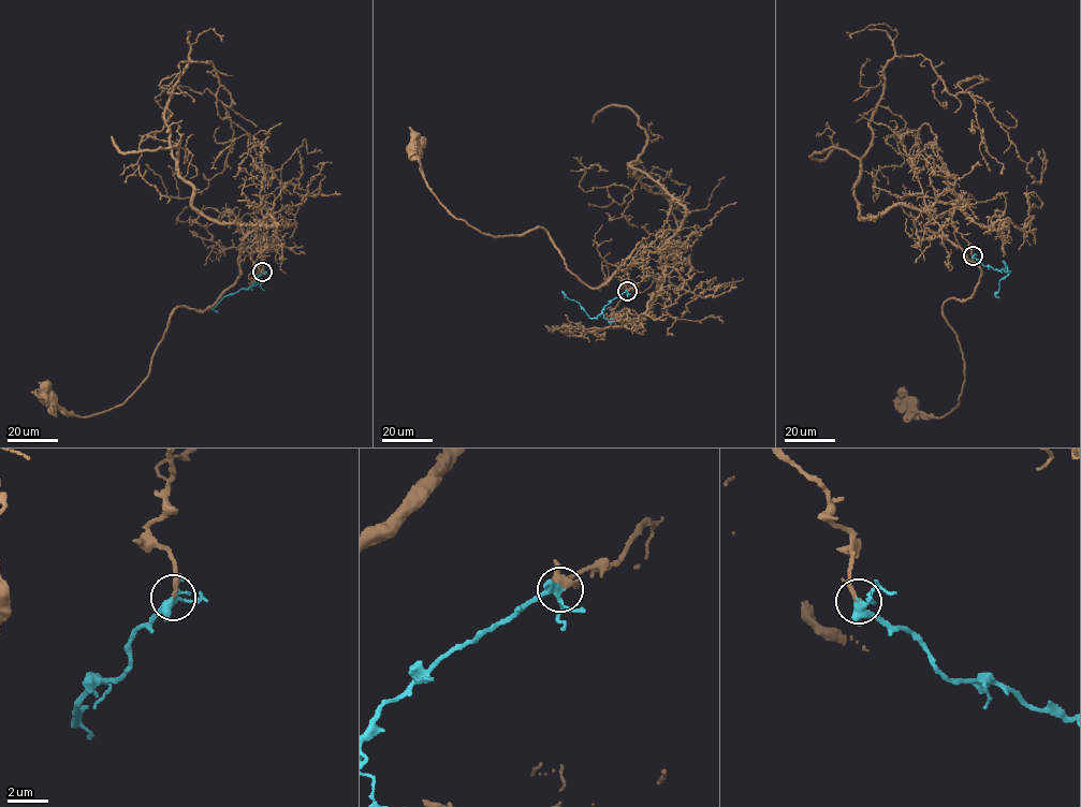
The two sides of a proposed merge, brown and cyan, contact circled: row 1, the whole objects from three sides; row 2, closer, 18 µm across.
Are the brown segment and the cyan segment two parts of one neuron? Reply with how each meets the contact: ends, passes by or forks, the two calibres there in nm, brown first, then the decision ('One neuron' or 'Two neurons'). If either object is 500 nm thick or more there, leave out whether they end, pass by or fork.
At the ring brown passes by. At the ring cyan forks. Thickness 140 nm (brown) against 280 nm. One neuron

